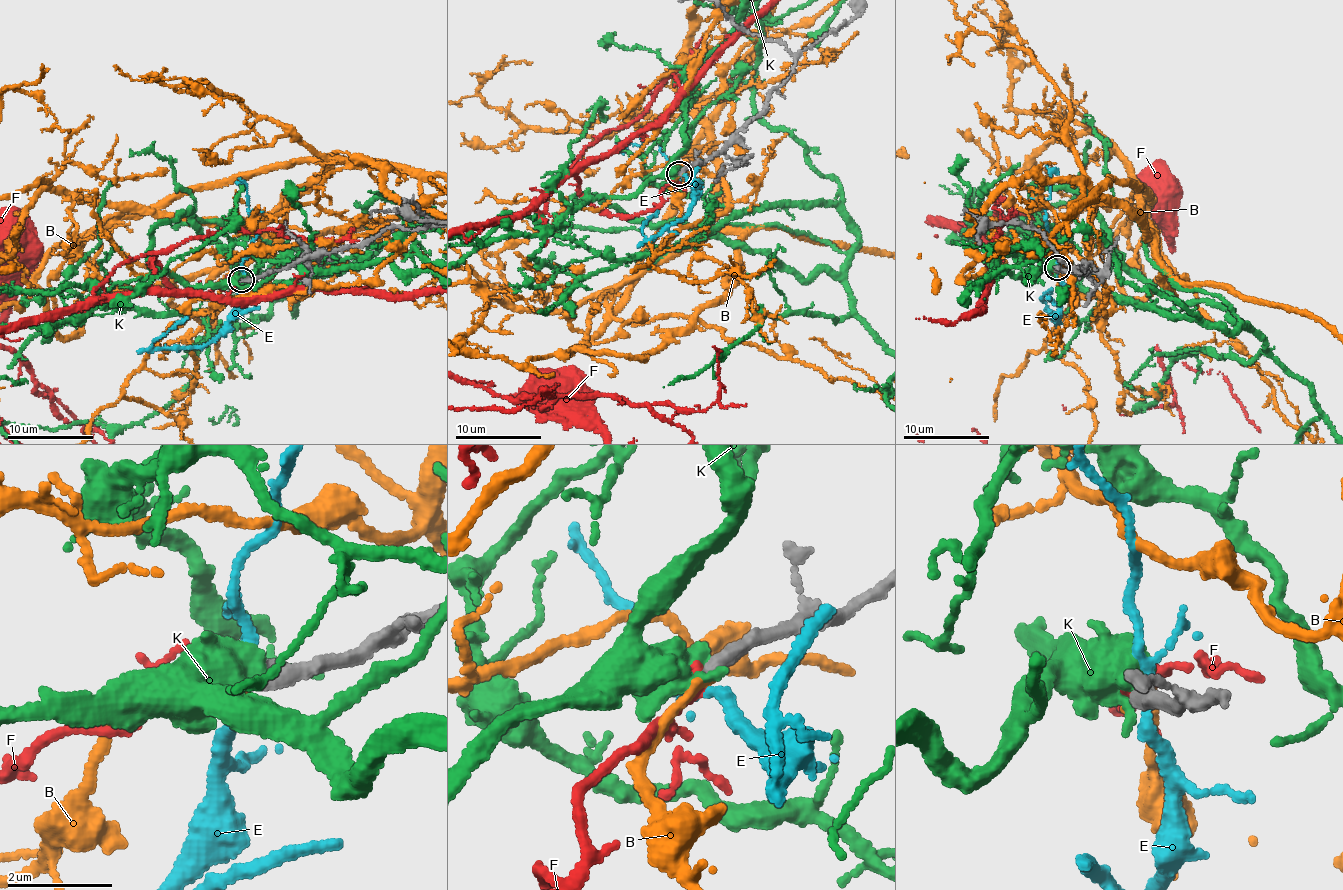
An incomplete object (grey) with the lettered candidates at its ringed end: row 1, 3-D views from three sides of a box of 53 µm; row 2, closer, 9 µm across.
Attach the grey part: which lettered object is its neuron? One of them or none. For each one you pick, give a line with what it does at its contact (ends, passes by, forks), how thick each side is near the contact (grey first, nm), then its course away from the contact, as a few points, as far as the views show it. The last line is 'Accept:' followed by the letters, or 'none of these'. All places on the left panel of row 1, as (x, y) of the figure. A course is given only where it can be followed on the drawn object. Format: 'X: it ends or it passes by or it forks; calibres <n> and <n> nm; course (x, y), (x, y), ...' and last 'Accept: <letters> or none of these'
Accept: none of these

